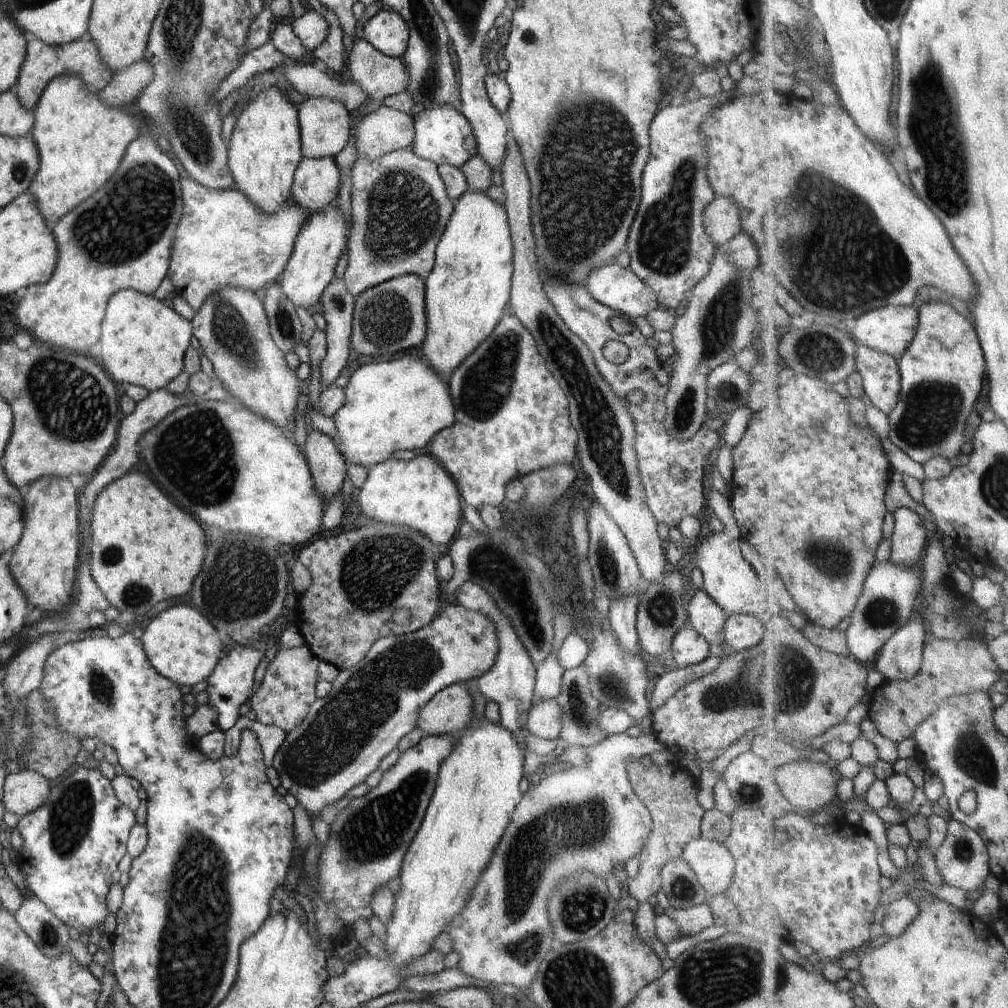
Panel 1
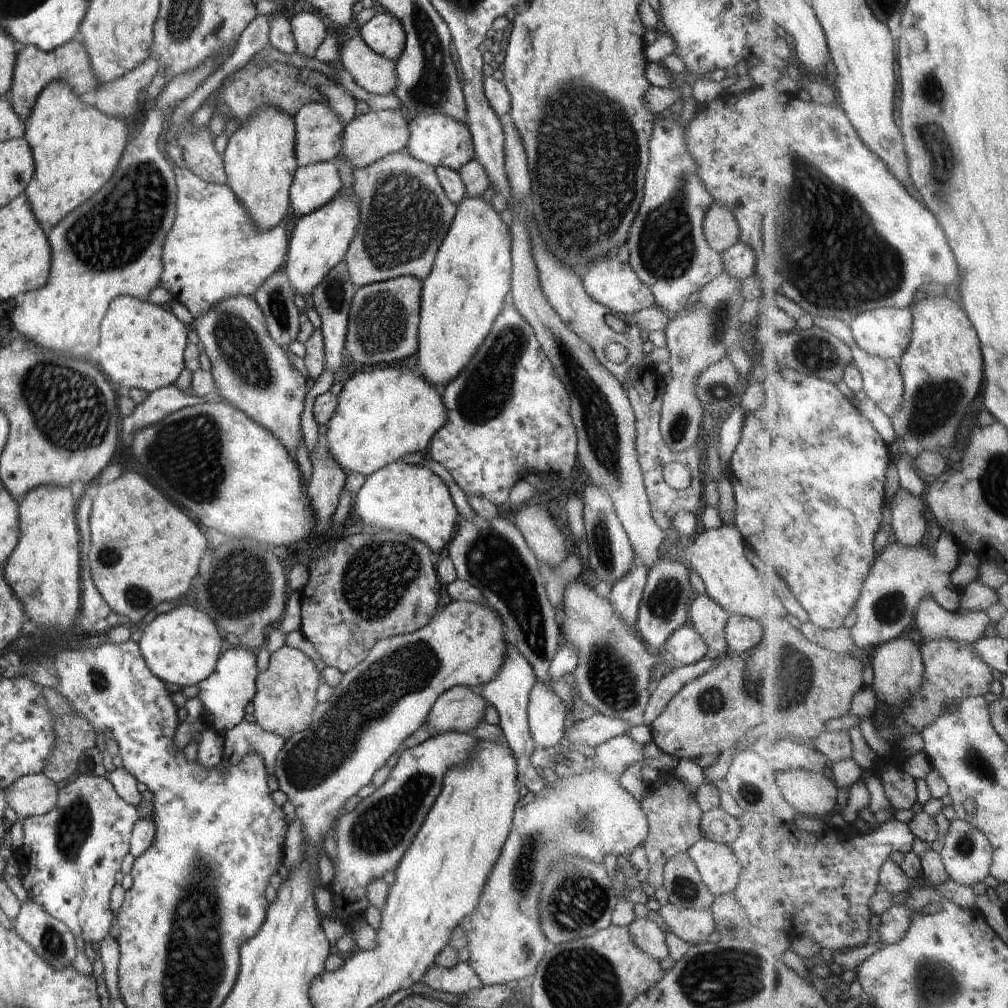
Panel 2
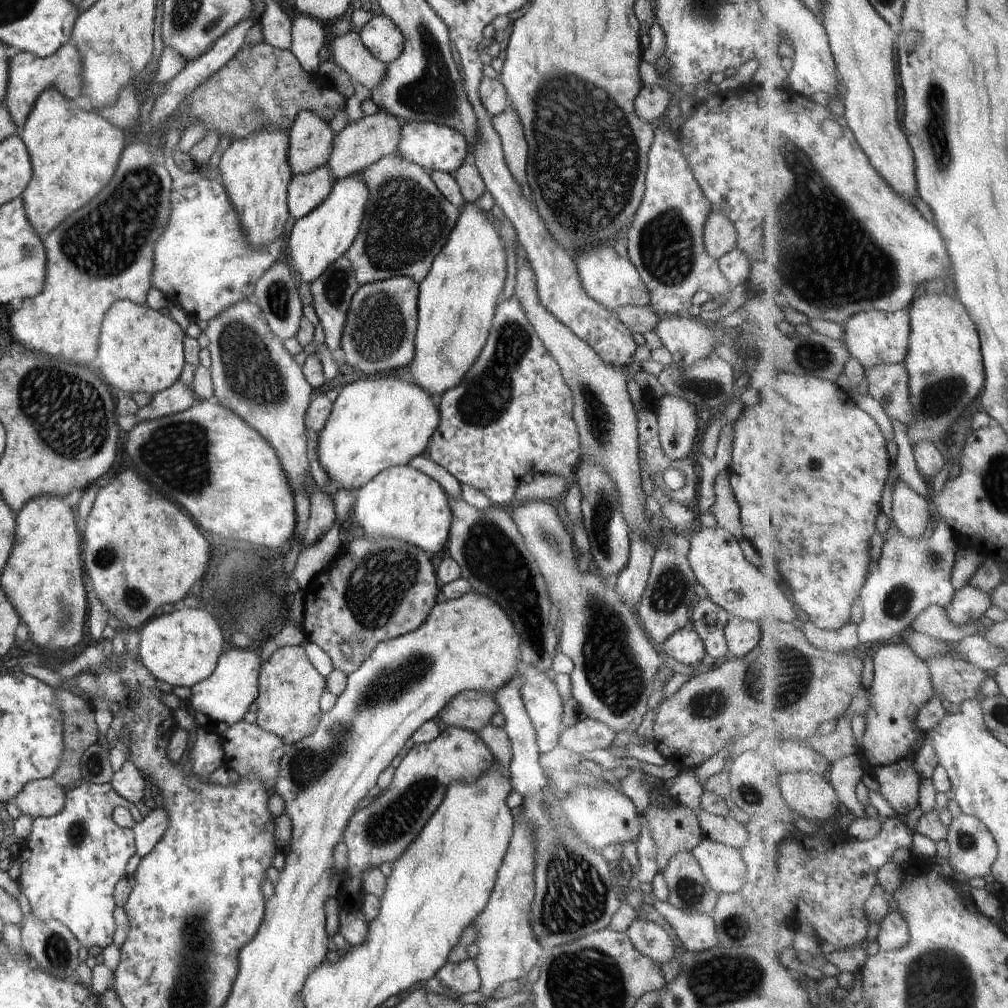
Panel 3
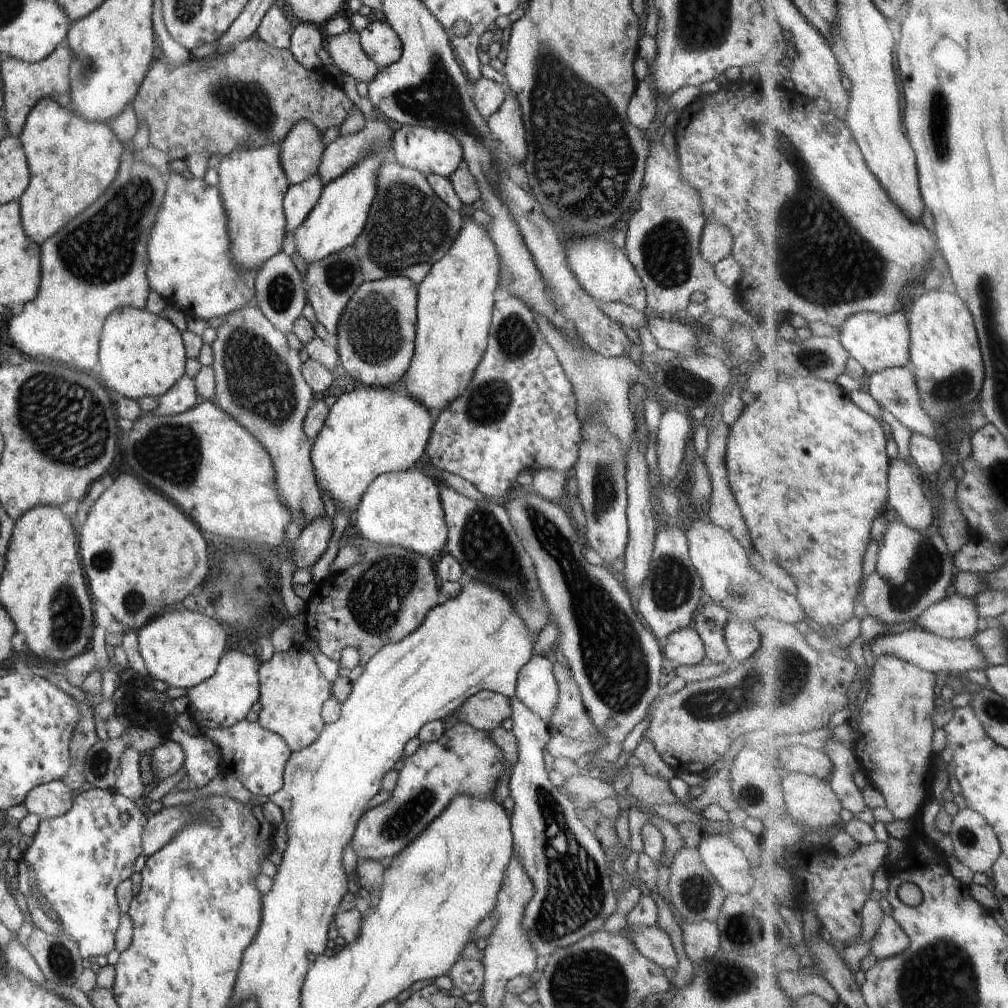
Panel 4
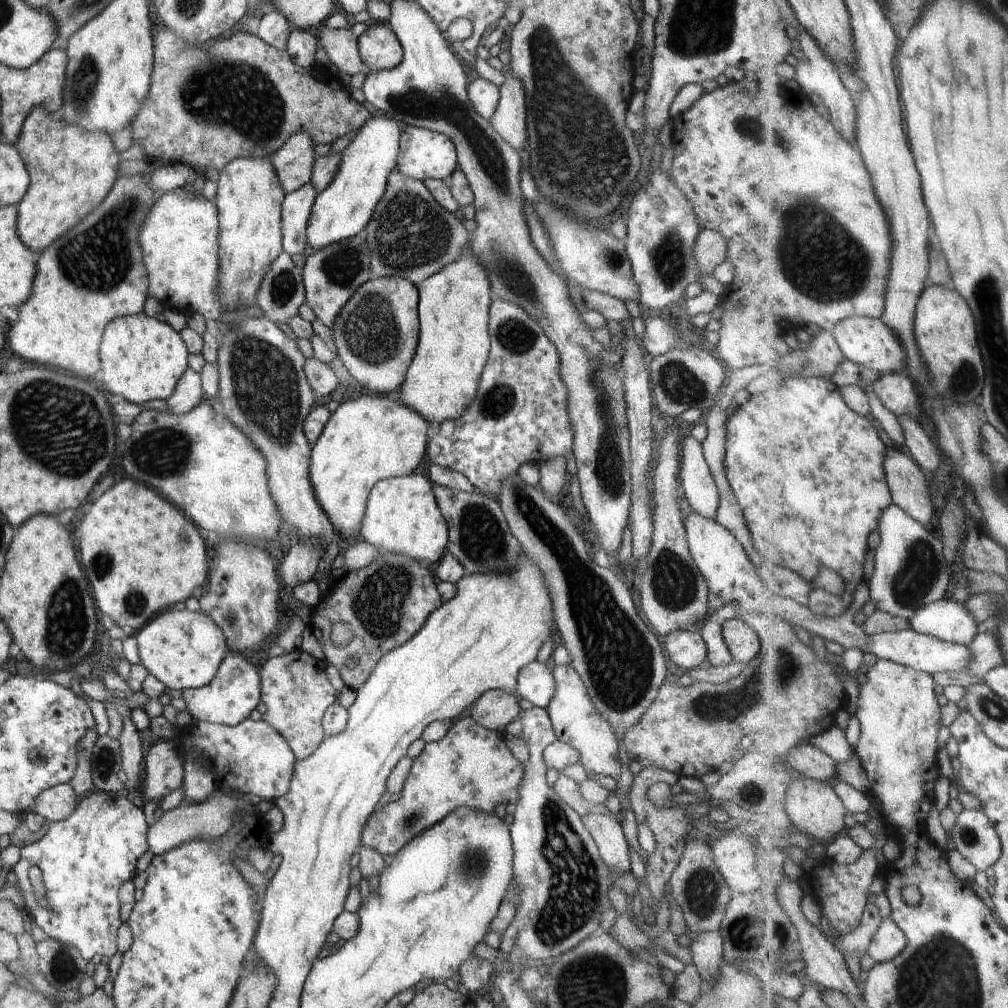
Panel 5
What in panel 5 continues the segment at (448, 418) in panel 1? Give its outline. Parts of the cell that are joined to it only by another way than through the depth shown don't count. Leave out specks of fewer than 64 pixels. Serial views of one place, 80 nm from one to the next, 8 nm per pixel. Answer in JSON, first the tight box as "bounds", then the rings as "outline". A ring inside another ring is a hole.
{"bounds":[310,392,428,538],"outline":[[[368,392],[358,400],[346,401],[330,414],[320,438],[311,448],[310,484],[316,494],[318,506],[326,512],[334,530],[348,538],[356,538],[360,534],[360,524],[366,510],[366,500],[372,486],[384,478],[409,476],[418,468],[428,449],[428,427],[424,418],[406,404],[396,402],[386,395]]]}

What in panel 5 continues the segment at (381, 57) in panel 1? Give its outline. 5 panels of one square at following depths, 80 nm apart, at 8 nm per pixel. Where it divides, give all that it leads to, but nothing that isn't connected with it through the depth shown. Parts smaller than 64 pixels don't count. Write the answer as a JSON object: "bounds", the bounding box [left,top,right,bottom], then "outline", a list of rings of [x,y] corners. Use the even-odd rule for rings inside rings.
{"bounds":[318,27,371,77],"outline":[[[325,27],[320,32],[318,41],[319,47],[328,54],[333,70],[344,72],[351,77],[358,73],[364,73],[365,76],[371,74],[360,56],[358,37],[354,36],[352,30],[329,30]]]}

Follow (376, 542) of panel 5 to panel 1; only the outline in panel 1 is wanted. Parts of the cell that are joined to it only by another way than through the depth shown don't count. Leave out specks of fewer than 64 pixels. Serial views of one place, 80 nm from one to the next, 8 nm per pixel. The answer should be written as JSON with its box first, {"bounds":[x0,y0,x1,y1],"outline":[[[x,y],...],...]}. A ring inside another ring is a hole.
{"bounds":[354,451,463,546],"outline":[[[422,451],[416,452],[416,457],[409,461],[388,459],[368,468],[368,477],[363,486],[354,495],[356,502],[363,514],[368,518],[384,524],[406,525],[411,529],[421,532],[436,546],[448,544],[457,533],[458,527],[463,523],[462,503],[459,488],[453,478],[444,470],[434,456],[427,455]]]}

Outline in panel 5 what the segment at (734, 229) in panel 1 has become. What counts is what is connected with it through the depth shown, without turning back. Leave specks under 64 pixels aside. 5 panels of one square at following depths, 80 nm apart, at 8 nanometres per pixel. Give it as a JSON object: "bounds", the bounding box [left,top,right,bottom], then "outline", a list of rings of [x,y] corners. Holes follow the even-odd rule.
{"bounds":[694,230,726,296],"outline":[[[701,230],[696,242],[694,242],[694,258],[698,264],[698,270],[702,272],[700,284],[703,291],[709,291],[716,296],[719,296],[724,287],[719,284],[712,276],[714,268],[726,261],[726,240],[716,232],[716,230]]]}

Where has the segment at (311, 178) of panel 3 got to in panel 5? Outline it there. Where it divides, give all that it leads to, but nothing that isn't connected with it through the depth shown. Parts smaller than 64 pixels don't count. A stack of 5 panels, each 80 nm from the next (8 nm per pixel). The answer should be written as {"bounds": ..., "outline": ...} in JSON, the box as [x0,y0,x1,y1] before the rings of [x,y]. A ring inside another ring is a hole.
{"bounds":[281,183,317,257],"outline":[[[309,183],[285,195],[281,207],[282,247],[290,257],[306,251],[306,226],[317,196]]]}

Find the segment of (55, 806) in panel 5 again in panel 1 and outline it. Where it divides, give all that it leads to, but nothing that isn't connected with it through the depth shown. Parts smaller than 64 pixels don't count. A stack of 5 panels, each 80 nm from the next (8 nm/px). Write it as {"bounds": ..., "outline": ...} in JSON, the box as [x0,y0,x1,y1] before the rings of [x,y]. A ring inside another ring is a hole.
{"bounds":[3,769,49,816],"outline":[[[24,769],[15,775],[8,775],[3,786],[5,810],[26,816],[38,810],[49,797],[48,779],[36,771]]]}

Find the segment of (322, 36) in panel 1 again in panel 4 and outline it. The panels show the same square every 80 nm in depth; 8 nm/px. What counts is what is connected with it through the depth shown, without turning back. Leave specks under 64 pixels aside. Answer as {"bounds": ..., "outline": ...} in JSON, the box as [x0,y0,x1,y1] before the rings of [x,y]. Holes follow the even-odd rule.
{"bounds":[289,22,323,70],"outline":[[[294,22],[289,50],[301,66],[307,70],[322,68],[318,52],[323,44],[322,32],[316,25]]]}

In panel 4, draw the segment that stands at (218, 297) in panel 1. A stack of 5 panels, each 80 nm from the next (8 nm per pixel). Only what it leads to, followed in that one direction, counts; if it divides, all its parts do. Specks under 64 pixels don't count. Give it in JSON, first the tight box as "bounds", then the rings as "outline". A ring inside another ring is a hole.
{"bounds":[211,306,324,526],"outline":[[[256,306],[228,314],[216,330],[217,338],[211,345],[214,403],[244,426],[270,454],[278,498],[293,518],[302,514],[306,526],[316,518],[324,518],[321,491],[311,462],[313,442],[303,426],[314,394],[302,377],[299,352],[290,348],[287,336],[276,330]]]}

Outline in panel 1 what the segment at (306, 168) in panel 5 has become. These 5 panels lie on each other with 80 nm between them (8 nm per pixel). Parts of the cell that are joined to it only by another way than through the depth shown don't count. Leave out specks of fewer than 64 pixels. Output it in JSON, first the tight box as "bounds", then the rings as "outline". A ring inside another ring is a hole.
{"bounds":[297,97,352,158],"outline":[[[309,97],[302,104],[299,104],[297,113],[303,158],[334,158],[336,154],[348,144],[352,117],[345,109],[345,106],[341,102],[338,102],[337,99],[328,97]]]}

